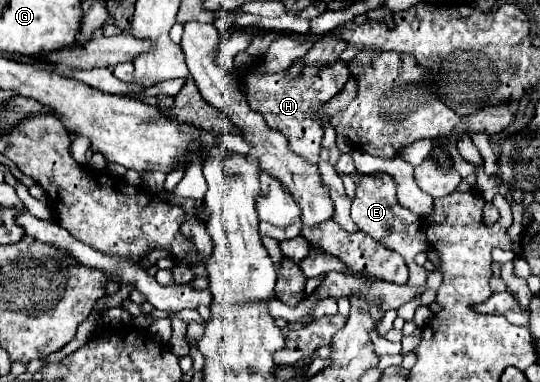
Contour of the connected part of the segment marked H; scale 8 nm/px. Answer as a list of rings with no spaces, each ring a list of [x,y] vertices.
[[[337,61],[331,67],[305,67],[301,79],[295,85],[287,85],[279,75],[263,75],[263,77],[253,75],[251,77],[251,73],[253,69],[245,71],[245,75],[241,76],[249,107],[261,113],[271,129],[277,129],[287,137],[289,149],[293,149],[293,153],[317,165],[325,121],[313,121],[311,113],[317,111],[321,105],[325,105],[325,101],[331,101],[345,87],[345,83],[349,81],[347,65],[343,61]]]

